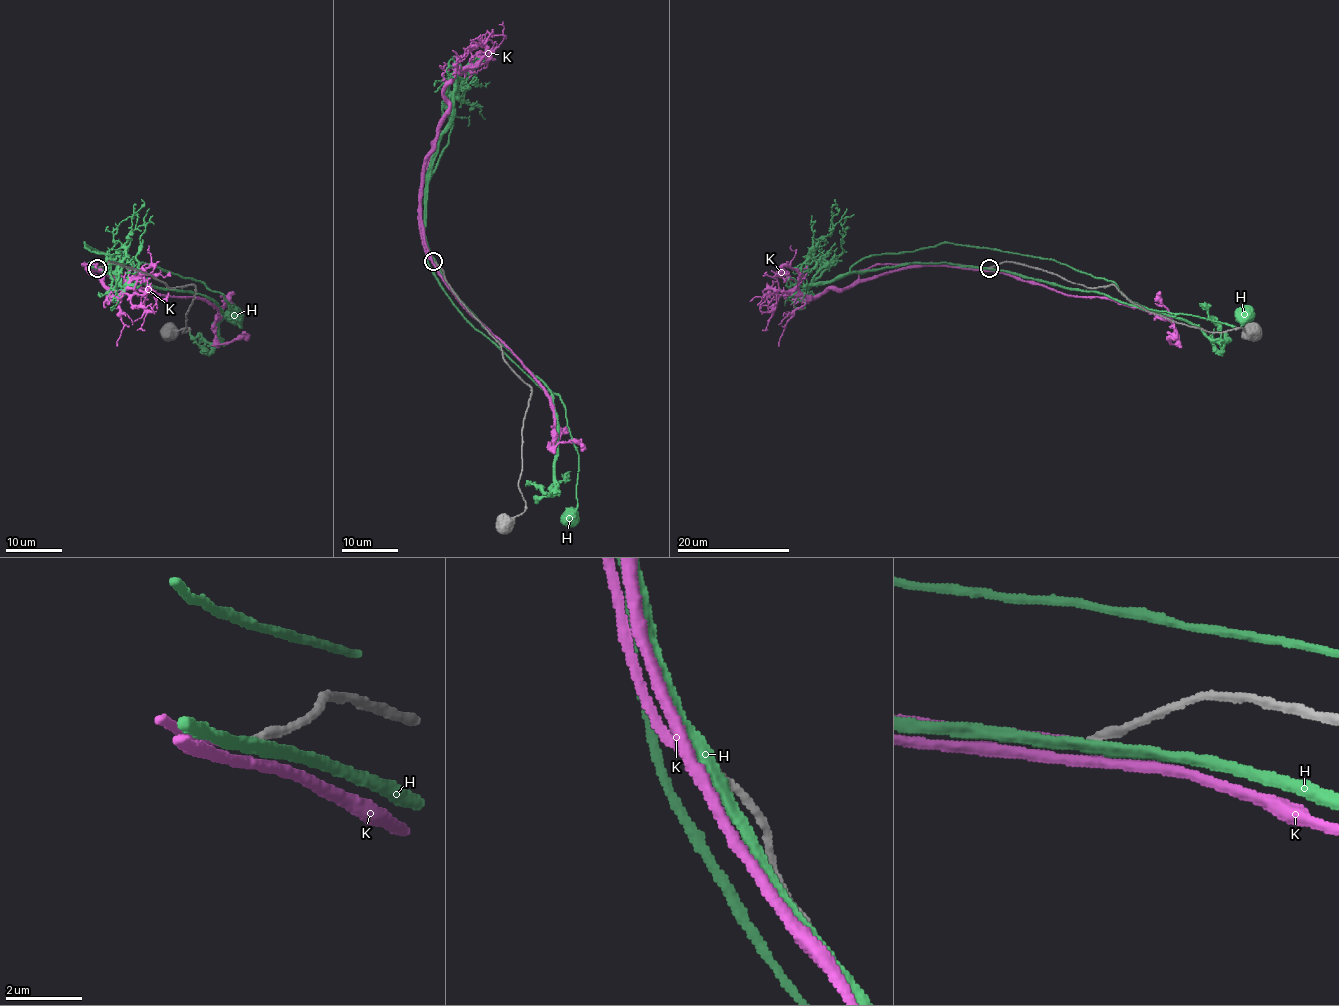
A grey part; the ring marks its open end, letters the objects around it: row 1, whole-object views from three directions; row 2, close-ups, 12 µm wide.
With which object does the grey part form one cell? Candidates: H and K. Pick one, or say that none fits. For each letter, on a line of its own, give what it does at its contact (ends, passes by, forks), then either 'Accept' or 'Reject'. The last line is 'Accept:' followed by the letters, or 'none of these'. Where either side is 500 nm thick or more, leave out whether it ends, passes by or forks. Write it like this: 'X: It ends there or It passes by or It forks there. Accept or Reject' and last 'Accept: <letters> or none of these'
H: It passes by. Reject
K: It passes by. Accept
Accept: K

